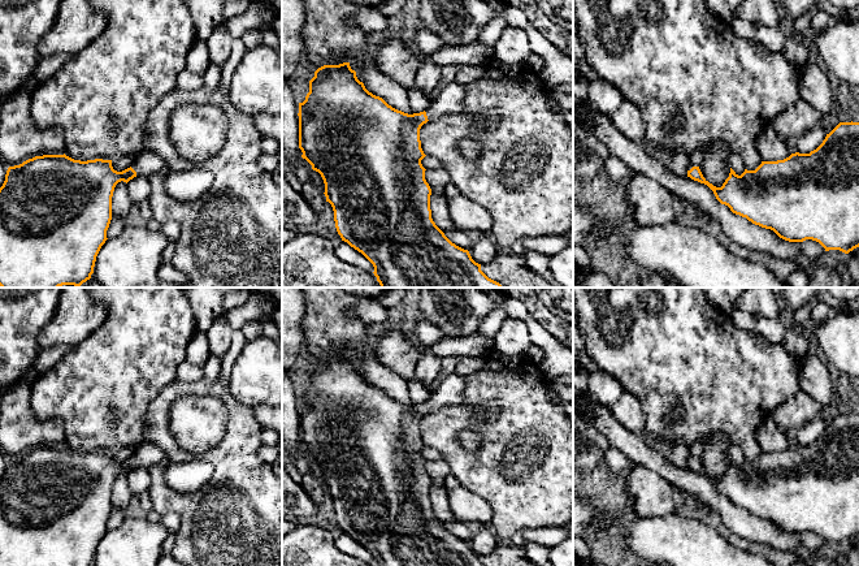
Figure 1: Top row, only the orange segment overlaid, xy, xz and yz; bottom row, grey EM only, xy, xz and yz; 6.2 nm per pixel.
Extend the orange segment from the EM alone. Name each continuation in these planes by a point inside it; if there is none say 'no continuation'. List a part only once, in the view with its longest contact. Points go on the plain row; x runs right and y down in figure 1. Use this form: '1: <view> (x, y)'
1: xz (450, 392)

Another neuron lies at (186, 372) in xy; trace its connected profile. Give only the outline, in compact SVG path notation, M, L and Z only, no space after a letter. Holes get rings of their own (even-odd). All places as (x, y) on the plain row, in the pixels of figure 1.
M182 362L177 368L177 380L182 383L194 383L203 379L203 367L199 364Z

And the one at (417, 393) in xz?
M417 380L408 381L408 397L413 405L426 402L430 398L431 393L431 390L425 388Z

